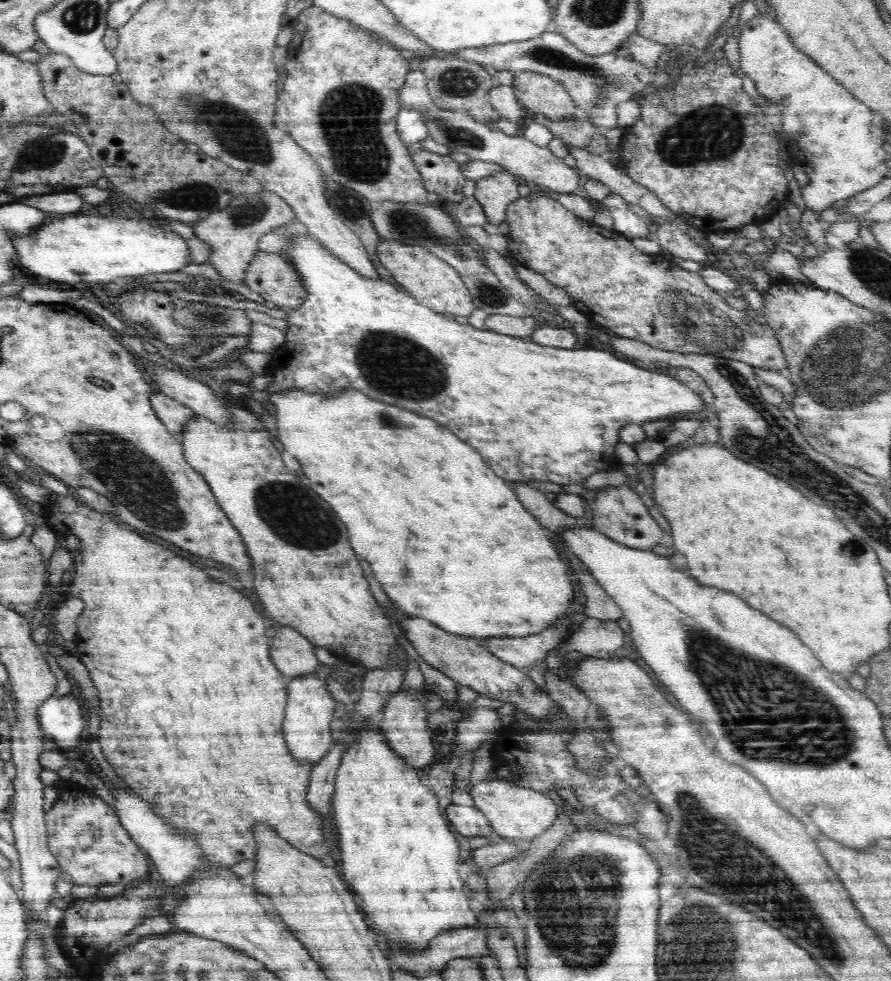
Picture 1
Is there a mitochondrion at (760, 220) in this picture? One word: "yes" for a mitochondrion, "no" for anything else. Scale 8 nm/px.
no

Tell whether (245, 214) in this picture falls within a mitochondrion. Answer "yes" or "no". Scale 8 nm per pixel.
yes

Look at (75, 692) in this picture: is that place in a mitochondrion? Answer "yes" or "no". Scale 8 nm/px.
no

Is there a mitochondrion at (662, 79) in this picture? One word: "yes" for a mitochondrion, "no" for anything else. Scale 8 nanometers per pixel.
no

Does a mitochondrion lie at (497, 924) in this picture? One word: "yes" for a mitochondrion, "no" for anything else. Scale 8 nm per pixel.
no

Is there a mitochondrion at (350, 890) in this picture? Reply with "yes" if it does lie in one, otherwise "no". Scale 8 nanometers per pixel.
no

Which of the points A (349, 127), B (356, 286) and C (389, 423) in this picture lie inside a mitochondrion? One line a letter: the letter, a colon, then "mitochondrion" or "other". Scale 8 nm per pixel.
A: mitochondrion
B: other
C: mitochondrion

